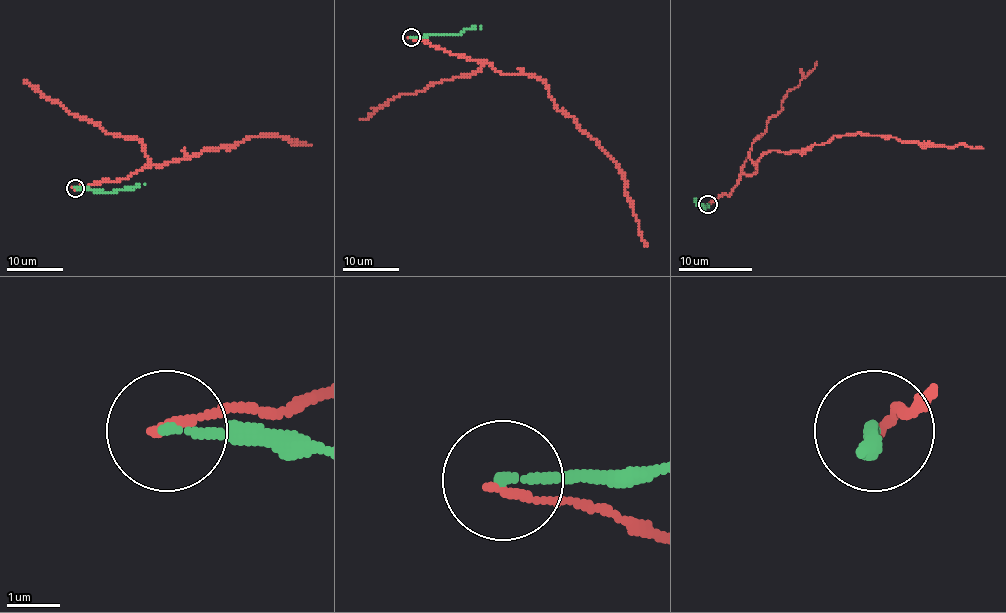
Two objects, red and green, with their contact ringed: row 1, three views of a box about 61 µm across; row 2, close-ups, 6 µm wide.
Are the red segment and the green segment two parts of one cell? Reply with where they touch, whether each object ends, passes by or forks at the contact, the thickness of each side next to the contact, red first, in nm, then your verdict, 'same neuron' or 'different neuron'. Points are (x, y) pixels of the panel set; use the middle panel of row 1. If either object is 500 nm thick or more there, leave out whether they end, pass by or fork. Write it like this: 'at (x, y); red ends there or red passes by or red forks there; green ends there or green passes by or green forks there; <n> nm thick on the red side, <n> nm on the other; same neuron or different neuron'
at (411, 37); red ends there; green ends there; 160 nm thick on the red side, 180 nm on the other; different neuron

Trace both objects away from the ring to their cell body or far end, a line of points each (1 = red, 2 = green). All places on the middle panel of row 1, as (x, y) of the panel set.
1: (411, 38), (487, 60), (504, 75), (533, 75), (546, 84), (553, 104), (617, 165), (646, 246)
2: (411, 37), (453, 34), (481, 27)

